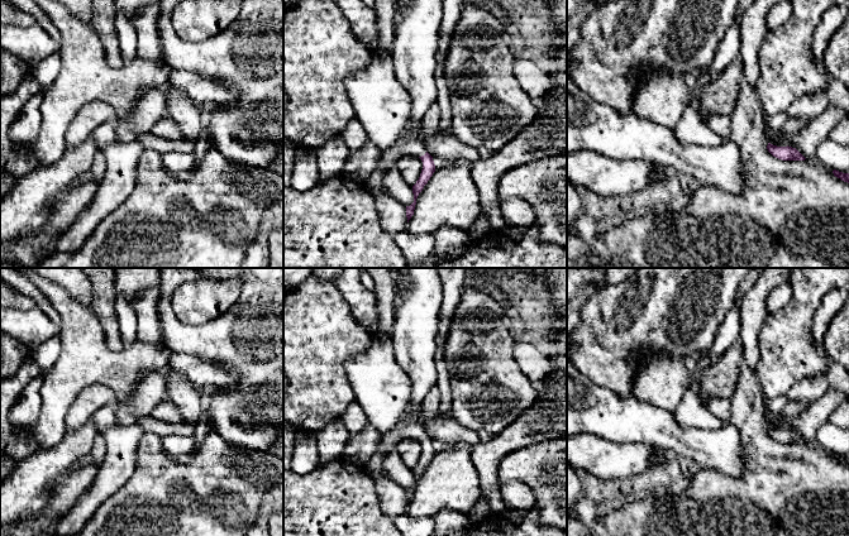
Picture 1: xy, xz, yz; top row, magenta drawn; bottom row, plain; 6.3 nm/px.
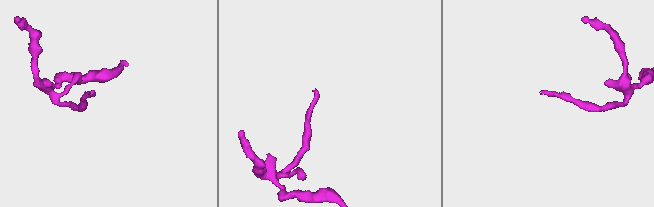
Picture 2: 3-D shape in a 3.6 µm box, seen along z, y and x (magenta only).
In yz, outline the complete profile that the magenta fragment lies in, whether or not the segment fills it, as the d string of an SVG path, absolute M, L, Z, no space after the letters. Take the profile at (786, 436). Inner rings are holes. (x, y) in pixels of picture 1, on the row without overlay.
M771 426L767 429L768 435L782 444L805 444L806 441L796 432L792 430L777 430Z

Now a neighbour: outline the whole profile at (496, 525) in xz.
M531 509L520 523L511 522L507 516L491 515L488 520L472 525L464 536L567 536L567 531L542 526L538 511Z

